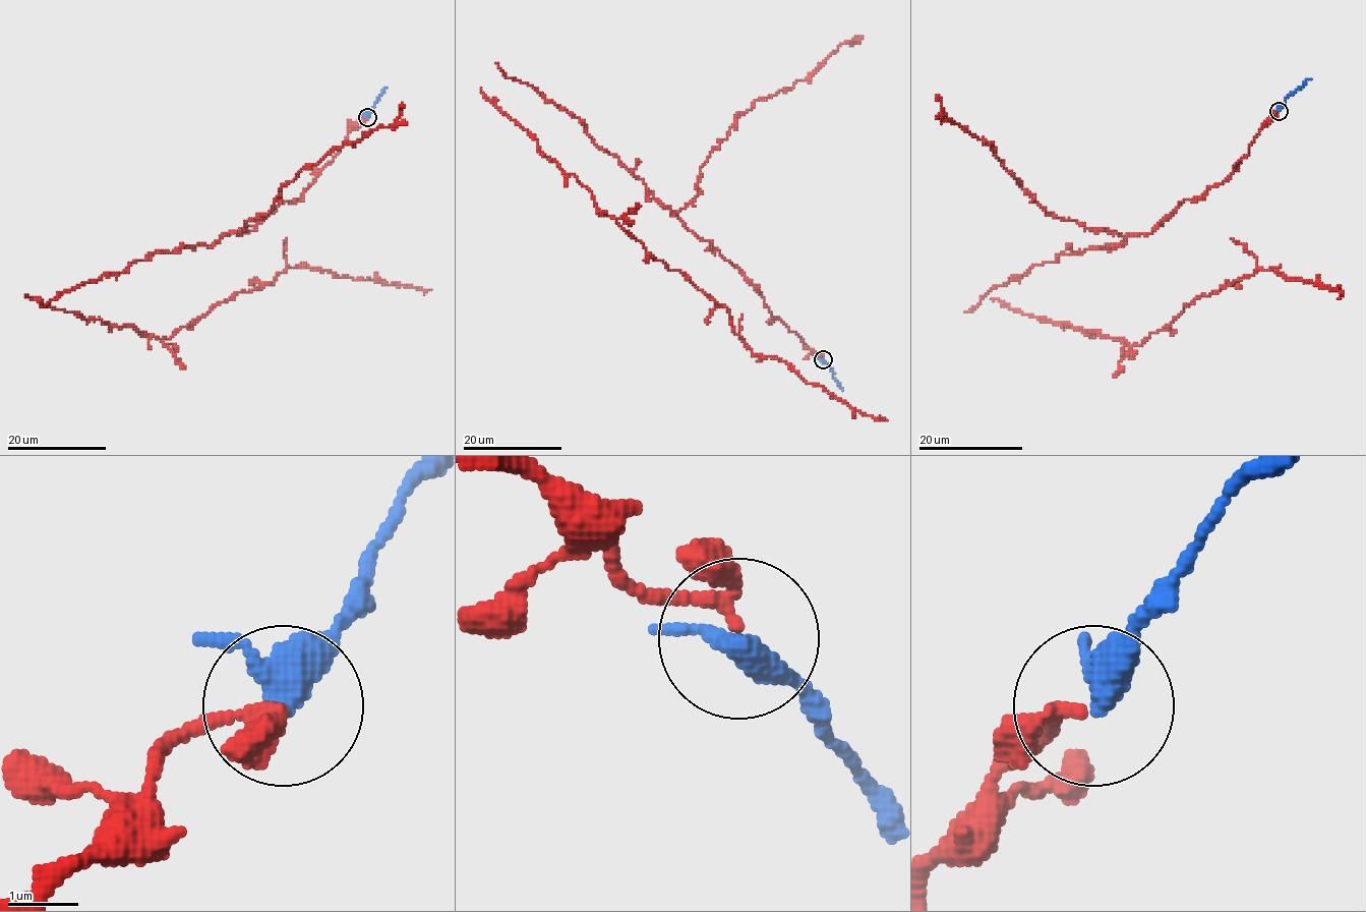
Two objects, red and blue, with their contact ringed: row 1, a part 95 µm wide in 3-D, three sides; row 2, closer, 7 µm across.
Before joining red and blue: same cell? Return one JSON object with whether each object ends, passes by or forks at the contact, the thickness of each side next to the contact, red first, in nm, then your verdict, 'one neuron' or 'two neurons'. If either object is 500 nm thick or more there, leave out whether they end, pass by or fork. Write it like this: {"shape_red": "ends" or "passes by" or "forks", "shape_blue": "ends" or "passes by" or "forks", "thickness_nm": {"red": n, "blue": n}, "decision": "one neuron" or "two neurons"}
{"shape_red": "passes by", "shape_blue": "passes by", "thickness_nm": {"red": 190, "blue": 360}, "decision": "one neuron"}

